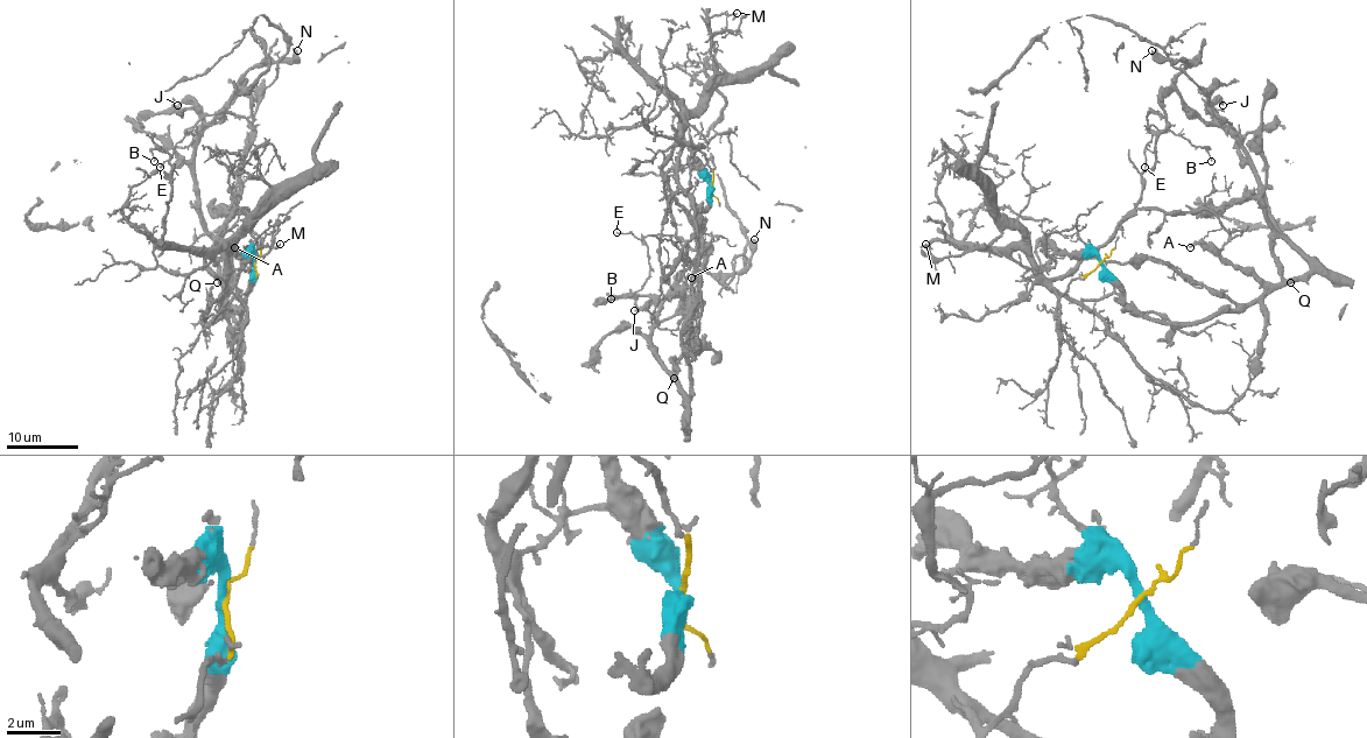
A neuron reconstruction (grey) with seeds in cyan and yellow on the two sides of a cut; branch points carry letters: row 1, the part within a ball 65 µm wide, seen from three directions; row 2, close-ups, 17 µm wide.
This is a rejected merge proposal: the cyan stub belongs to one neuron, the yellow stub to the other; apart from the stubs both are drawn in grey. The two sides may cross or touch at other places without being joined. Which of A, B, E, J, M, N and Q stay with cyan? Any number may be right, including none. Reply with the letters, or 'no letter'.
A, J, N, Q

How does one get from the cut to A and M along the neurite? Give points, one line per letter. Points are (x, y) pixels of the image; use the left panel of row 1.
A: (254, 261), (253, 287), (241, 303), (240, 323), (240, 317), (226, 304), (234, 247)
M: (254, 261), (256, 274), (238, 296), (227, 287), (231, 244), (246, 227), (254, 237), (253, 258), (280, 244)

